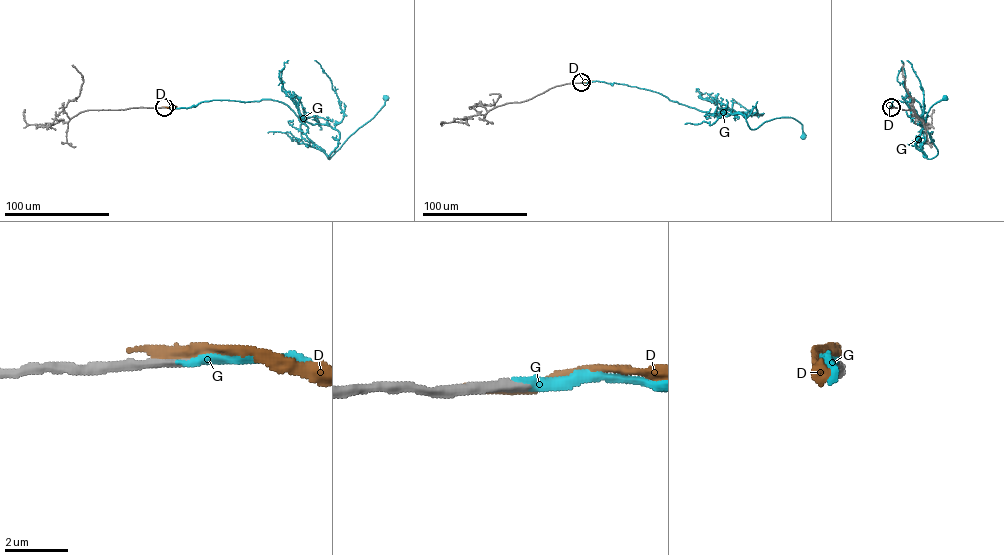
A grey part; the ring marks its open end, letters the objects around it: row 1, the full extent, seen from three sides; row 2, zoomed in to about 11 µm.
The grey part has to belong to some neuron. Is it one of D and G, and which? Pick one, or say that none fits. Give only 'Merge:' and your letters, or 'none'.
Merge: G

